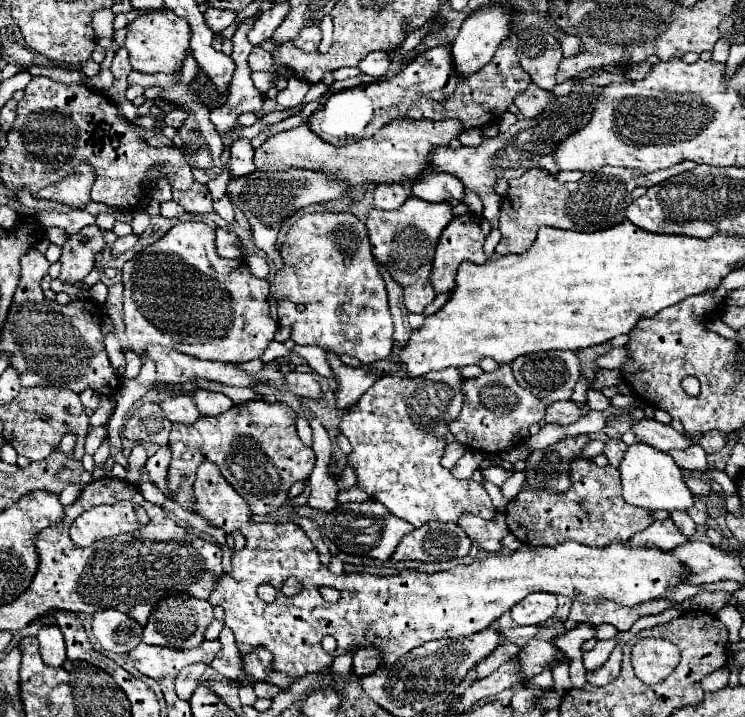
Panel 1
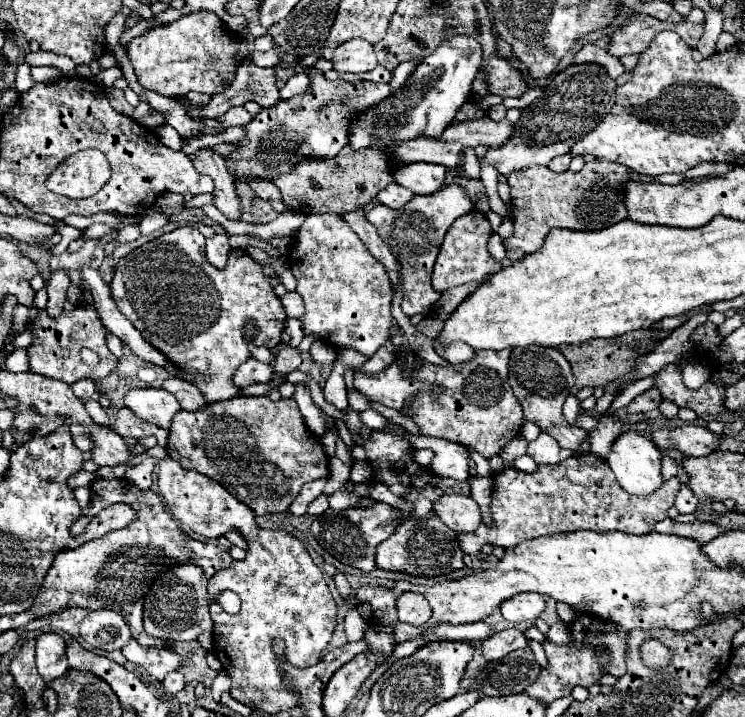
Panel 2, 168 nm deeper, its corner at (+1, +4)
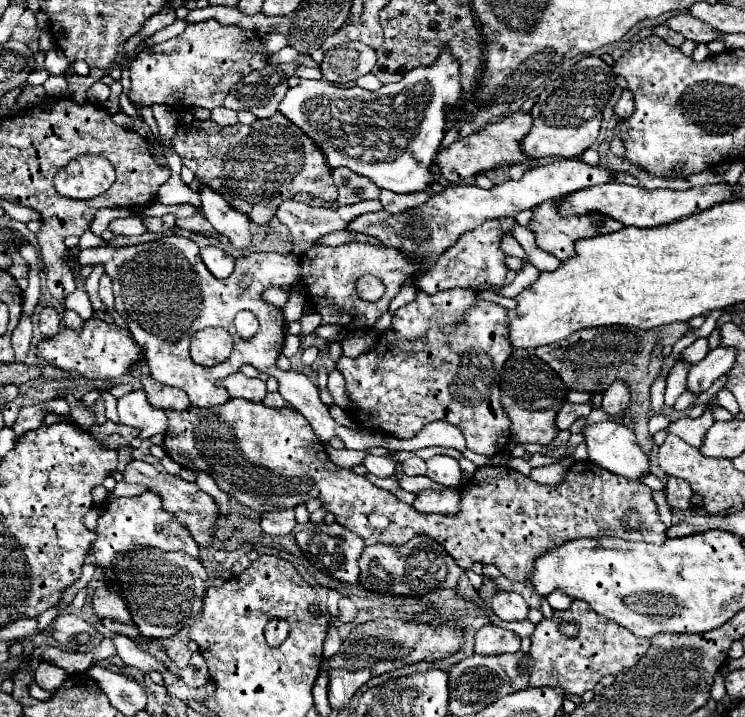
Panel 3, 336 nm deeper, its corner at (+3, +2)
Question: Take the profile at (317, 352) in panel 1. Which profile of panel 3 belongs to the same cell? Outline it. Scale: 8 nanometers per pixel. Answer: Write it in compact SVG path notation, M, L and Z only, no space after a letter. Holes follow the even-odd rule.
M438 454L430 460L426 460L426 466L428 466L428 472L426 476L438 484L444 484L444 486L458 486L460 480L462 480L462 470L458 466L458 460L454 460L452 456L444 456L444 454Z

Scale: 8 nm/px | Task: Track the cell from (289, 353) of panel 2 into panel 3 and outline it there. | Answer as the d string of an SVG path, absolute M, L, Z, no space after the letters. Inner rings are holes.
M240 372L228 376L222 384L228 390L230 398L246 398L246 400L252 400L252 402L262 402L266 392L268 392L264 380L260 380L260 378L246 378Z

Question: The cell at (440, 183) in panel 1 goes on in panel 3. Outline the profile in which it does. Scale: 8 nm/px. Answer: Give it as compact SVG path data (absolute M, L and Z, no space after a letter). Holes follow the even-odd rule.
M444 46L440 56L432 64L414 68L400 82L386 84L376 92L368 92L358 86L340 88L326 80L300 80L296 86L288 88L278 110L296 126L300 126L322 148L330 168L346 166L356 174L368 176L374 184L384 190L410 194L430 190L430 186L436 182L436 174L432 172L432 168L424 162L418 162L414 156L428 156L438 152L448 124L446 108L454 108L460 100L460 64L456 64L456 58L452 56L450 48Z

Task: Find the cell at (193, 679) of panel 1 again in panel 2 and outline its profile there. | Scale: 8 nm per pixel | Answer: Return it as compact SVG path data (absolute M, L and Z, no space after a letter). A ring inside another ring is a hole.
M176 670L176 672L170 672L170 674L164 678L162 686L164 686L166 694L170 694L170 696L176 696L180 690L184 690L184 674L182 674L180 670Z

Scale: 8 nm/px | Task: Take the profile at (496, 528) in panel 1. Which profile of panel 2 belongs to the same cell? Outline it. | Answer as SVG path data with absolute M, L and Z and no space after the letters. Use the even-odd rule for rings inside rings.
M442 496L432 512L452 530L476 530L480 526L480 508L470 496Z

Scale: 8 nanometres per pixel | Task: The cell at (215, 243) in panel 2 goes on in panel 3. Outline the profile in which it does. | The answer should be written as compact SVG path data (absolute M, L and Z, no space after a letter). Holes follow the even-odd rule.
M204 246L200 250L200 256L202 256L202 262L216 278L228 278L234 270L234 256L226 254L218 246Z

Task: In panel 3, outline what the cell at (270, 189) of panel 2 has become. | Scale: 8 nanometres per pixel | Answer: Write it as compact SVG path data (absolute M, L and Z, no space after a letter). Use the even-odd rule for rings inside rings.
M284 200L280 204L280 208L276 210L276 218L288 226L288 230L292 232L292 242L294 242L294 254L302 254L306 252L306 248L310 248L320 236L324 234L330 234L334 230L348 230L348 224L358 218L360 214L366 214L366 212L376 212L376 210L382 210L382 204L380 200L362 200L360 204L352 204L352 206L342 206L342 208L336 208L336 210L328 210L328 208L312 208L308 204L300 204L300 202L294 202L294 200Z

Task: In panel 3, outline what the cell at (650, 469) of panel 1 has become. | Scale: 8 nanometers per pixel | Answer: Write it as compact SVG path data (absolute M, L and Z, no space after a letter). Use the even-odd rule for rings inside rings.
M600 422L600 424L592 424L586 426L582 430L582 434L586 436L586 446L588 446L588 458L594 464L600 464L602 468L630 480L630 482L640 482L648 472L650 472L650 460L648 454L640 448L640 444L636 442L634 432L624 426L624 424L614 424L614 422Z

